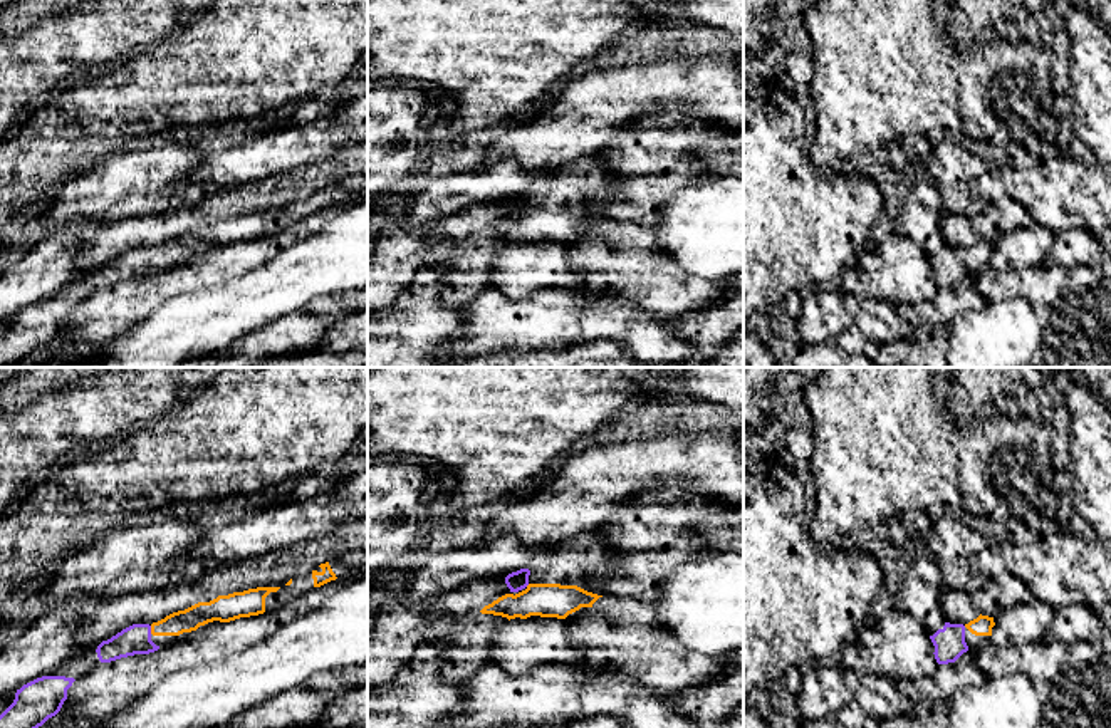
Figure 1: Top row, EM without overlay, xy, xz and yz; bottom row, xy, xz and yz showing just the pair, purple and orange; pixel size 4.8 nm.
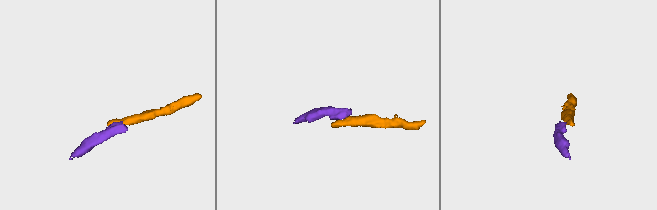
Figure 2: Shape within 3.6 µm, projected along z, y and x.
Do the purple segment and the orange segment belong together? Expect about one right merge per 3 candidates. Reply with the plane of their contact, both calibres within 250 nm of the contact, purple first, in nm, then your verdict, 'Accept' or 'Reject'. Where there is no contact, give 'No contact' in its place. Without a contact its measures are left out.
Touches purple in xy. Thickness 140 nm (purple) against 110 nm. Accept

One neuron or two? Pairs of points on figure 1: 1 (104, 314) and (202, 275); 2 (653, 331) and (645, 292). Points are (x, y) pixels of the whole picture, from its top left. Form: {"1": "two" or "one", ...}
{"1": "one", "2": "two"}

